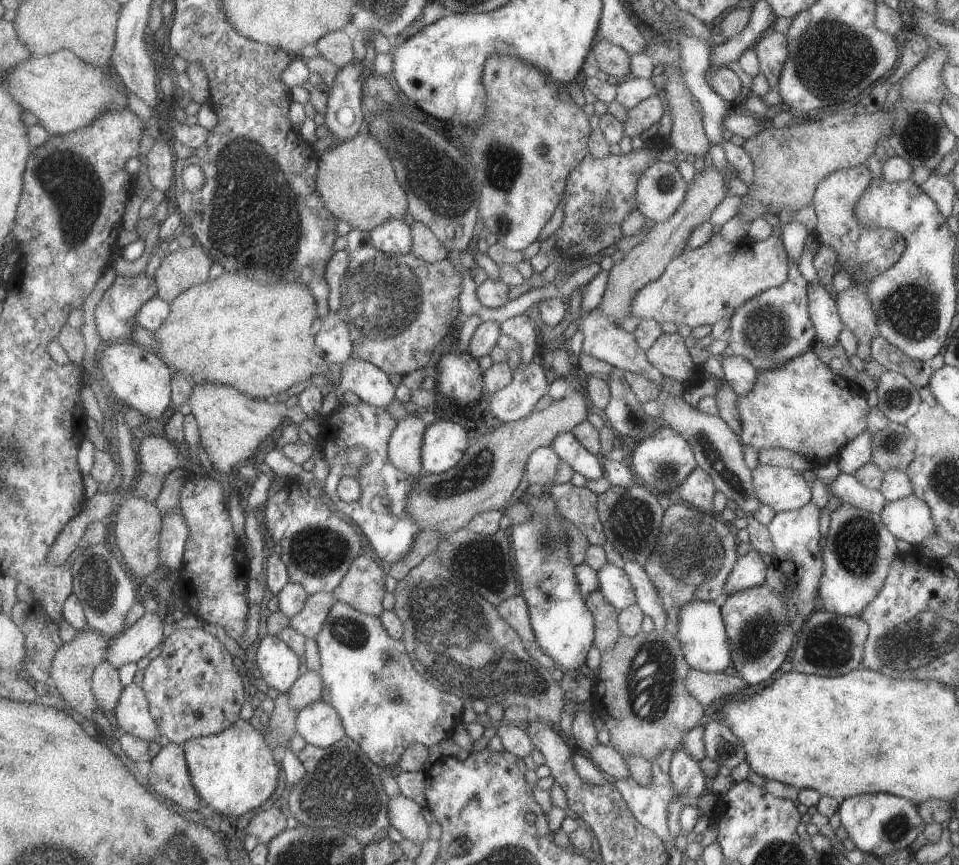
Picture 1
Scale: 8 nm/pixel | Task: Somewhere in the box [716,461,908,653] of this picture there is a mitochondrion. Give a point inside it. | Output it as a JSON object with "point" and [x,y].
{"point":[856,543]}

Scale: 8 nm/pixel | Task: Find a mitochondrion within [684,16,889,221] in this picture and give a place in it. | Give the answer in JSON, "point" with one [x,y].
{"point":[828,53]}

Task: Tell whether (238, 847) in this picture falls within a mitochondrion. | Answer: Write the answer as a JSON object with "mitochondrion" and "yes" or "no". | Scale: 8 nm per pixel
{"mitochondrion":"no"}

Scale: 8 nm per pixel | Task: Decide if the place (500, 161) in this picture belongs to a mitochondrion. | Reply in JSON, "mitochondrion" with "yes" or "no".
{"mitochondrion":"yes"}

